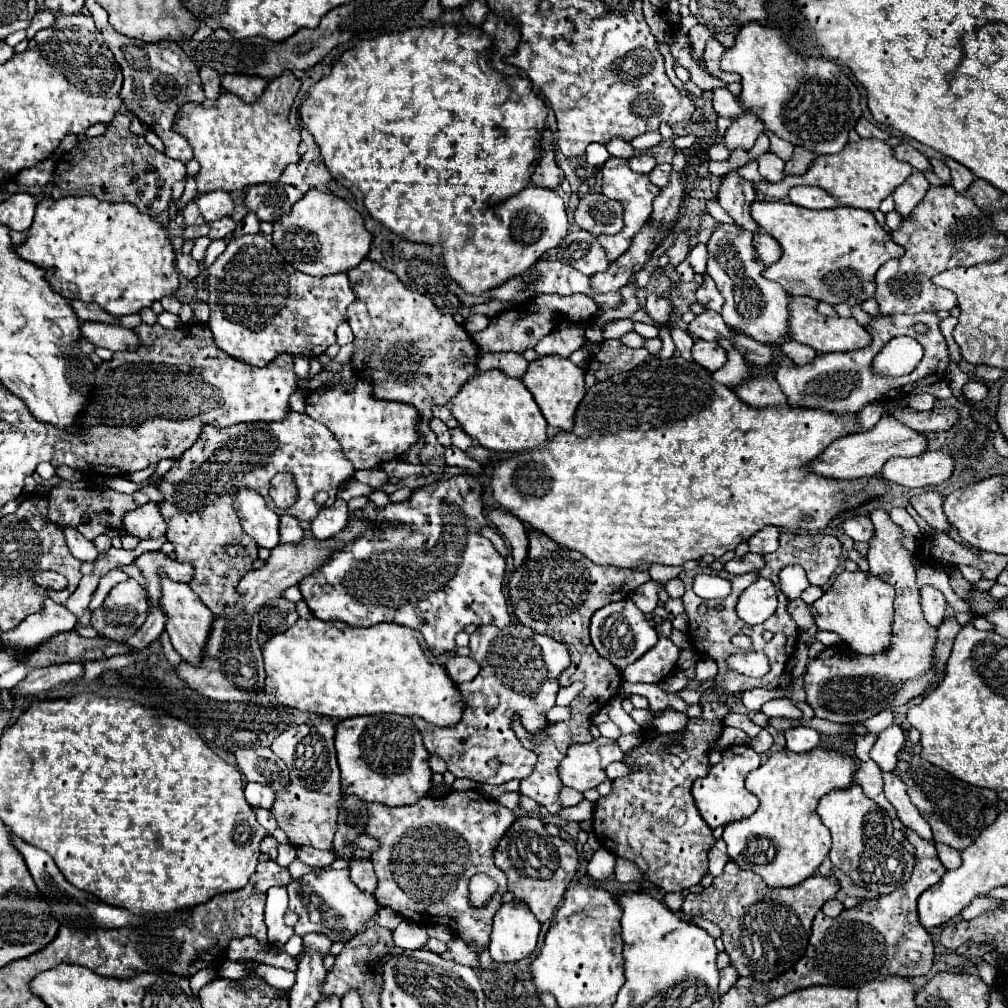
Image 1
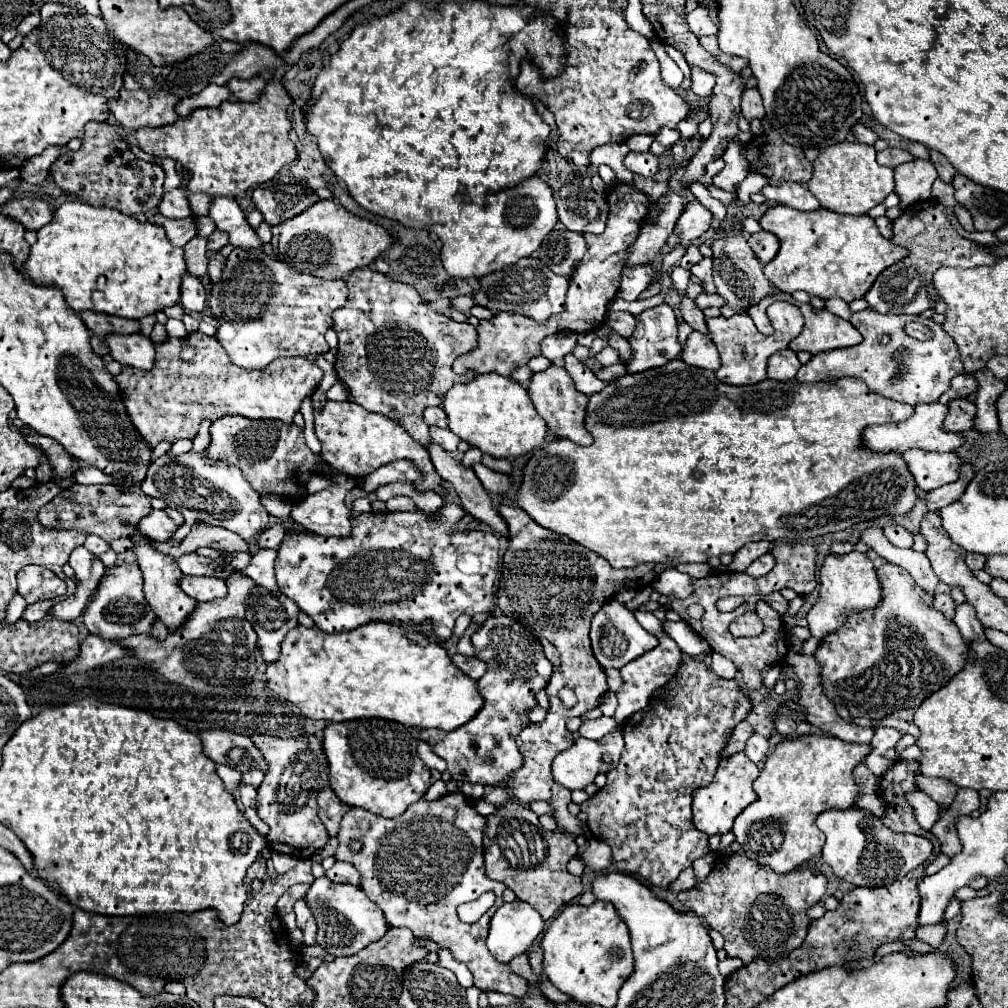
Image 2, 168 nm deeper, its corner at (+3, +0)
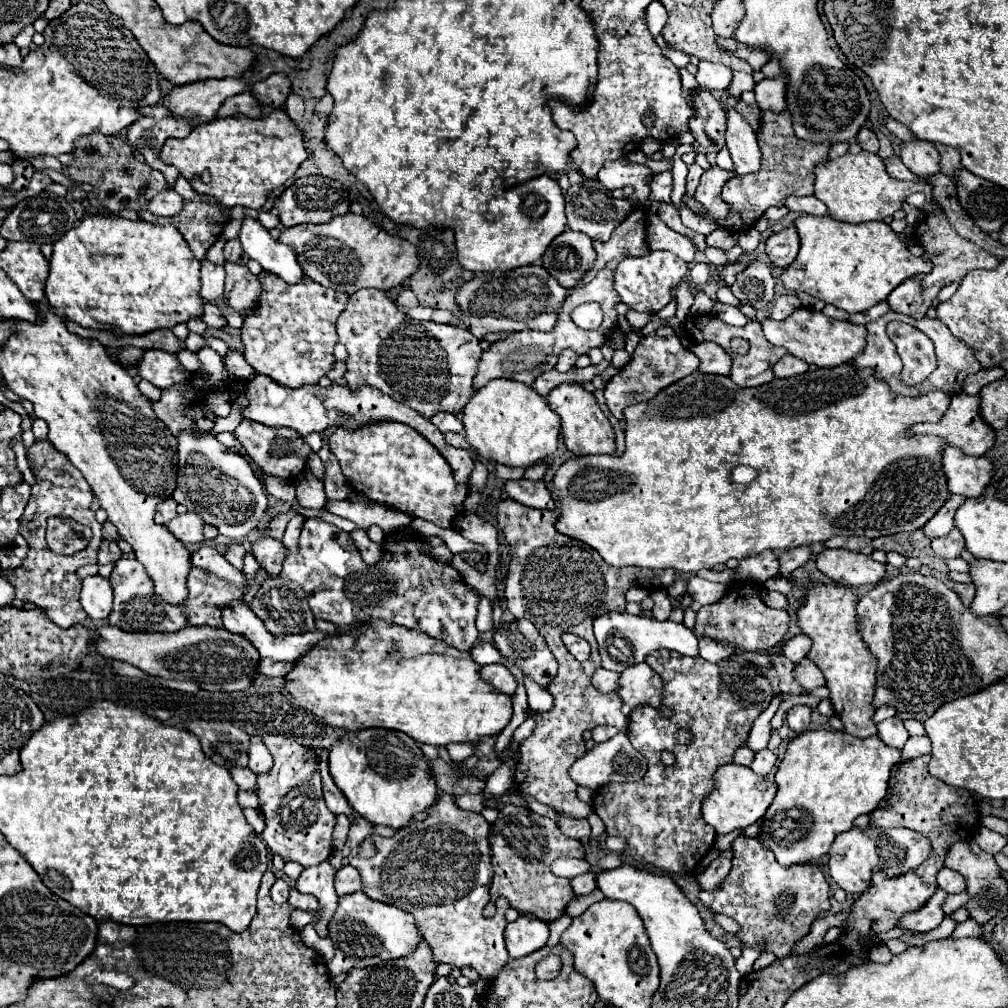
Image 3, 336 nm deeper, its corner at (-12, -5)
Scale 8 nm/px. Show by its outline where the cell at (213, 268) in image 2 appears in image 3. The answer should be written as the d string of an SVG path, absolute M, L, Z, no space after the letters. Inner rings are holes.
M224 263L226 267L226 283L224 283L224 303L232 307L242 317L256 311L260 301L262 285L256 275L248 271L248 267L236 263Z

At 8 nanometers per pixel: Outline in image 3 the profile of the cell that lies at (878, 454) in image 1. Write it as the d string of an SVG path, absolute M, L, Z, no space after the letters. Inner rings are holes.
M960 391L952 397L948 411L944 413L944 417L938 423L918 423L910 431L944 437L948 441L948 445L960 447L968 455L984 455L988 449L994 447L994 441L996 441L996 431L980 415L980 395L968 395L964 391Z

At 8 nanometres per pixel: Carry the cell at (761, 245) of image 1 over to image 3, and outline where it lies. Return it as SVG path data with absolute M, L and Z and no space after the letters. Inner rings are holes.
M786 227L780 233L772 233L766 241L766 253L770 261L786 269L798 255L798 233L796 227Z

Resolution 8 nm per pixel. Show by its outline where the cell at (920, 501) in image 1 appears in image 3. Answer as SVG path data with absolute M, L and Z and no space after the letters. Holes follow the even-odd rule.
M954 527L948 535L938 537L932 541L932 549L940 559L950 559L950 557L960 557L964 551L964 539L962 533Z

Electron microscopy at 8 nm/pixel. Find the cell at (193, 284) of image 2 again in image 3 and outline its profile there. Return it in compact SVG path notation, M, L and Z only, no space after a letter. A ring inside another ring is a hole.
M206 303L206 305L204 305L202 321L204 321L208 327L214 327L214 329L224 329L224 327L226 327L226 317L224 317L222 311L220 311L218 307L214 307L212 303Z

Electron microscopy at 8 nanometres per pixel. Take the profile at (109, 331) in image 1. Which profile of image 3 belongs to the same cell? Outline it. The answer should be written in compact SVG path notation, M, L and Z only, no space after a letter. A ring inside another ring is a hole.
M146 351L138 363L138 375L160 389L168 389L176 383L184 383L188 369L180 365L176 355L166 351Z

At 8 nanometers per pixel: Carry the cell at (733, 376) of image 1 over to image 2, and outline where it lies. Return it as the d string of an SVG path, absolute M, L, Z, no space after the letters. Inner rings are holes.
M683 298L681 300L681 314L683 314L683 320L693 328L693 330L699 330L703 334L709 334L709 328L707 328L707 322L705 322L705 316L703 312L695 306L695 302L691 298Z

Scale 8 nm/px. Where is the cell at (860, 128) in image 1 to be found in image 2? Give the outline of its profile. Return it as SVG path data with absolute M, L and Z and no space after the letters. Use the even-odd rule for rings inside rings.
M861 122L859 124L855 124L853 126L853 130L851 130L853 134L855 134L855 138L857 138L857 142L863 142L863 144L875 144L875 140L879 138L873 130L869 130L869 128L865 128Z

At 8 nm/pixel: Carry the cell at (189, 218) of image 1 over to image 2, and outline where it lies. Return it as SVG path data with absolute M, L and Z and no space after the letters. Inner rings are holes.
M175 188L167 194L163 194L161 204L159 204L159 212L165 218L189 218L189 216L193 216L191 204L189 204L183 188Z

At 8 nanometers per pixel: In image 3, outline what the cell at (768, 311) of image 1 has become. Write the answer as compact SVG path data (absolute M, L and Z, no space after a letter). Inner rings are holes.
M750 261L750 265L736 277L730 291L740 299L740 303L748 303L756 309L764 309L774 301L774 277L766 263Z

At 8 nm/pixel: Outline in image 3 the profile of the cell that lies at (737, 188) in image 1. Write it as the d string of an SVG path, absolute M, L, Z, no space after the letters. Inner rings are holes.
M726 109L726 117L728 117L726 147L734 161L734 171L738 175L758 171L760 169L760 147L756 143L756 131L734 109Z

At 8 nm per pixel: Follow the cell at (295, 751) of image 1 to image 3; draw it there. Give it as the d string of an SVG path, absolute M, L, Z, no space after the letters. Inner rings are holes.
M264 735L262 741L274 759L272 769L258 775L256 781L260 811L266 817L262 839L270 851L278 853L286 863L296 861L302 867L320 865L332 855L332 831L336 817L324 803L322 779L320 773L316 773L316 763L312 763L310 755L304 755L304 747L294 739L282 735Z

